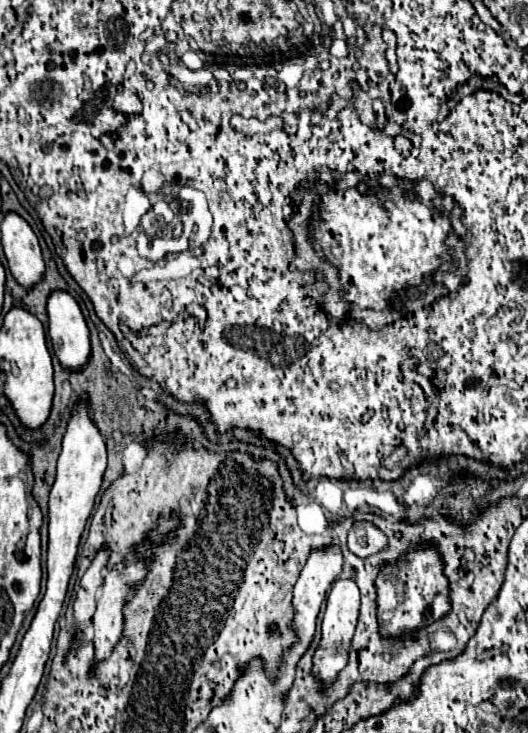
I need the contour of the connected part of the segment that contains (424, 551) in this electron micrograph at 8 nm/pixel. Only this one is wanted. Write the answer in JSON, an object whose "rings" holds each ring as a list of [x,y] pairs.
{"rings":[[[427,544],[421,550],[407,554],[397,568],[385,568],[377,578],[377,604],[379,604],[379,624],[383,636],[403,638],[411,630],[431,624],[443,614],[449,612],[449,586],[443,574],[441,556],[435,550],[435,544]]]}

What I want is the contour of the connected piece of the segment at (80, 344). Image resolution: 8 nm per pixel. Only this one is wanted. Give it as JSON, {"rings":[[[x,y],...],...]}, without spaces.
{"rings":[[[53,292],[47,302],[53,352],[65,370],[81,370],[91,356],[89,328],[79,304],[67,292]]]}

